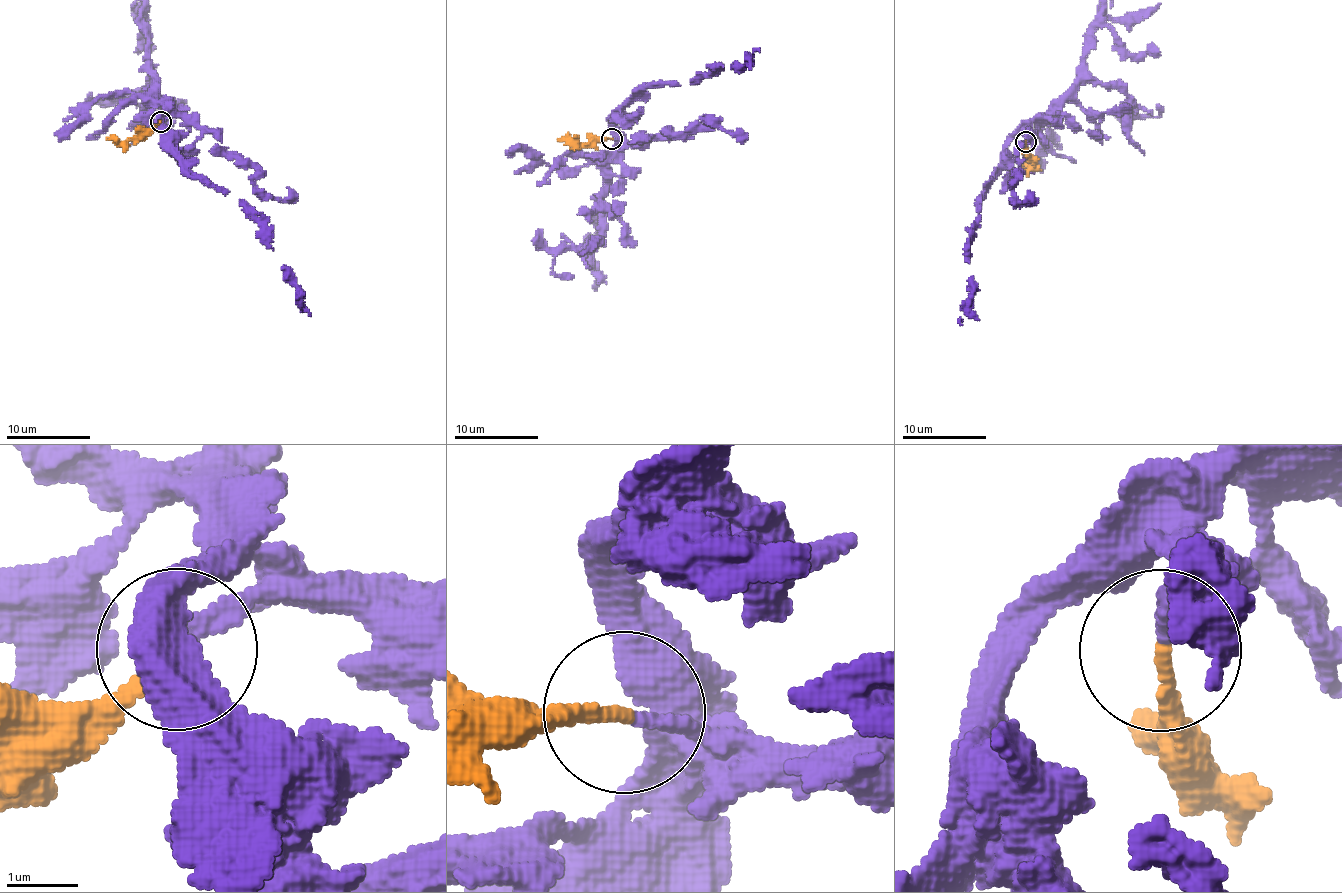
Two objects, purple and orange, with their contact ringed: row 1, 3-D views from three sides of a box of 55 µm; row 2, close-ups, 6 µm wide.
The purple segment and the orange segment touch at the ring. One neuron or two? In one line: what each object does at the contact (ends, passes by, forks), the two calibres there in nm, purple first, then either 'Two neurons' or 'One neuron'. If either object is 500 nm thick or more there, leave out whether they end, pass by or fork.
At the ring purple ends. At the ring orange ends. Thickness 180 nm (purple) against 180 nm. One neuron

